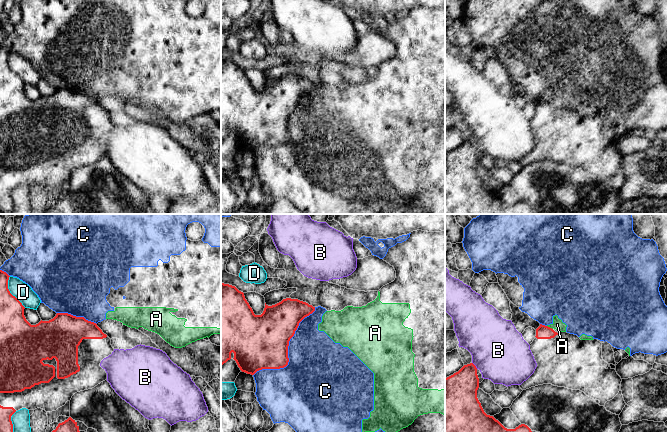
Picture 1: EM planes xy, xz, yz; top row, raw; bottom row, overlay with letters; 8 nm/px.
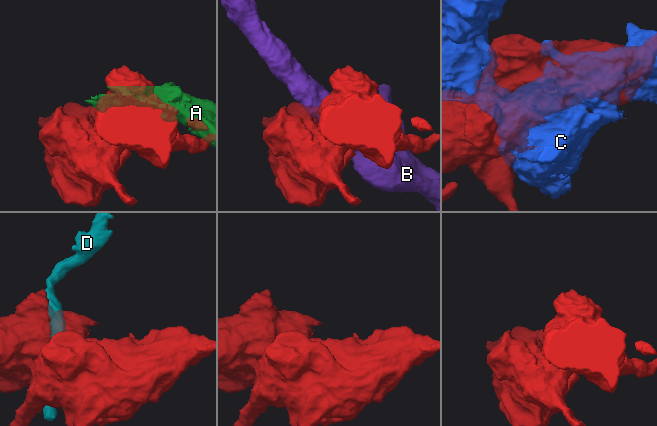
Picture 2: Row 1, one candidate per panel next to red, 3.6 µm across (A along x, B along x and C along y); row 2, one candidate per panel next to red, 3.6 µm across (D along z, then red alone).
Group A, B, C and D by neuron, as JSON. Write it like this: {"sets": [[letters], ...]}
{"sets": [["A", "C"], ["B"], ["D"]]}

